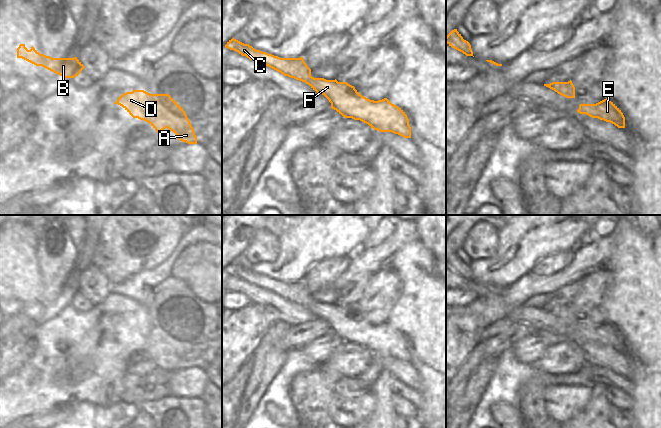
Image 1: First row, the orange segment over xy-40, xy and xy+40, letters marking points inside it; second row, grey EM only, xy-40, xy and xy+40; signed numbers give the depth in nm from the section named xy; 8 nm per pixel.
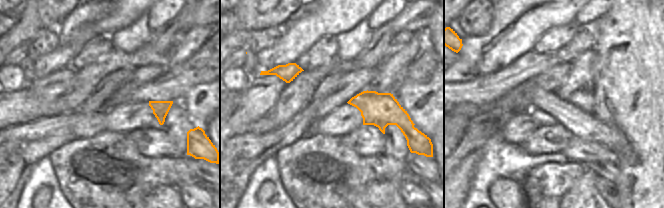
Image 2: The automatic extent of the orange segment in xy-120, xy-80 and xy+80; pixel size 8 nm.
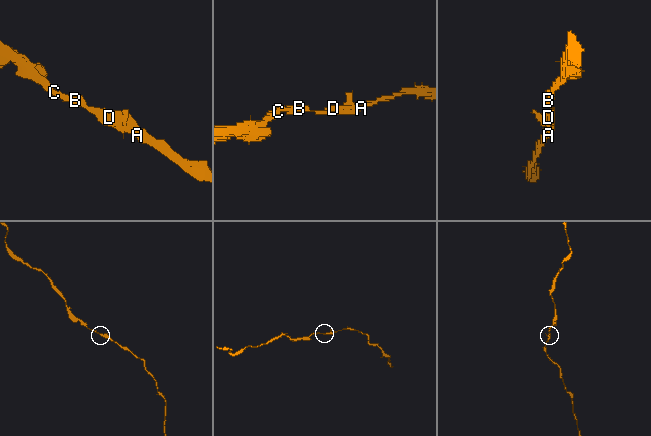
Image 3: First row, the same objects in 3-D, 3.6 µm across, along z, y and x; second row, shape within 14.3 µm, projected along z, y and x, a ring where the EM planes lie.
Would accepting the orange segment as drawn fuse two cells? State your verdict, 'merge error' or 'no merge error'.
no merge error

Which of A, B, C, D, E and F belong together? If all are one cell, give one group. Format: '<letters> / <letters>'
A B C D E F

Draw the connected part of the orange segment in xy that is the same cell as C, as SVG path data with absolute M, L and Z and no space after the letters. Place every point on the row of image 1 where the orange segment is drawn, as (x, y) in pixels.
M234 38L229 40L225 47L250 60L264 64L284 76L305 82L317 93L324 95L331 103L331 108L345 118L360 120L380 132L392 132L404 138L411 138L411 127L407 115L387 98L378 101L370 100L347 82L314 78L303 57L280 58L256 50L249 44L244 44Z

